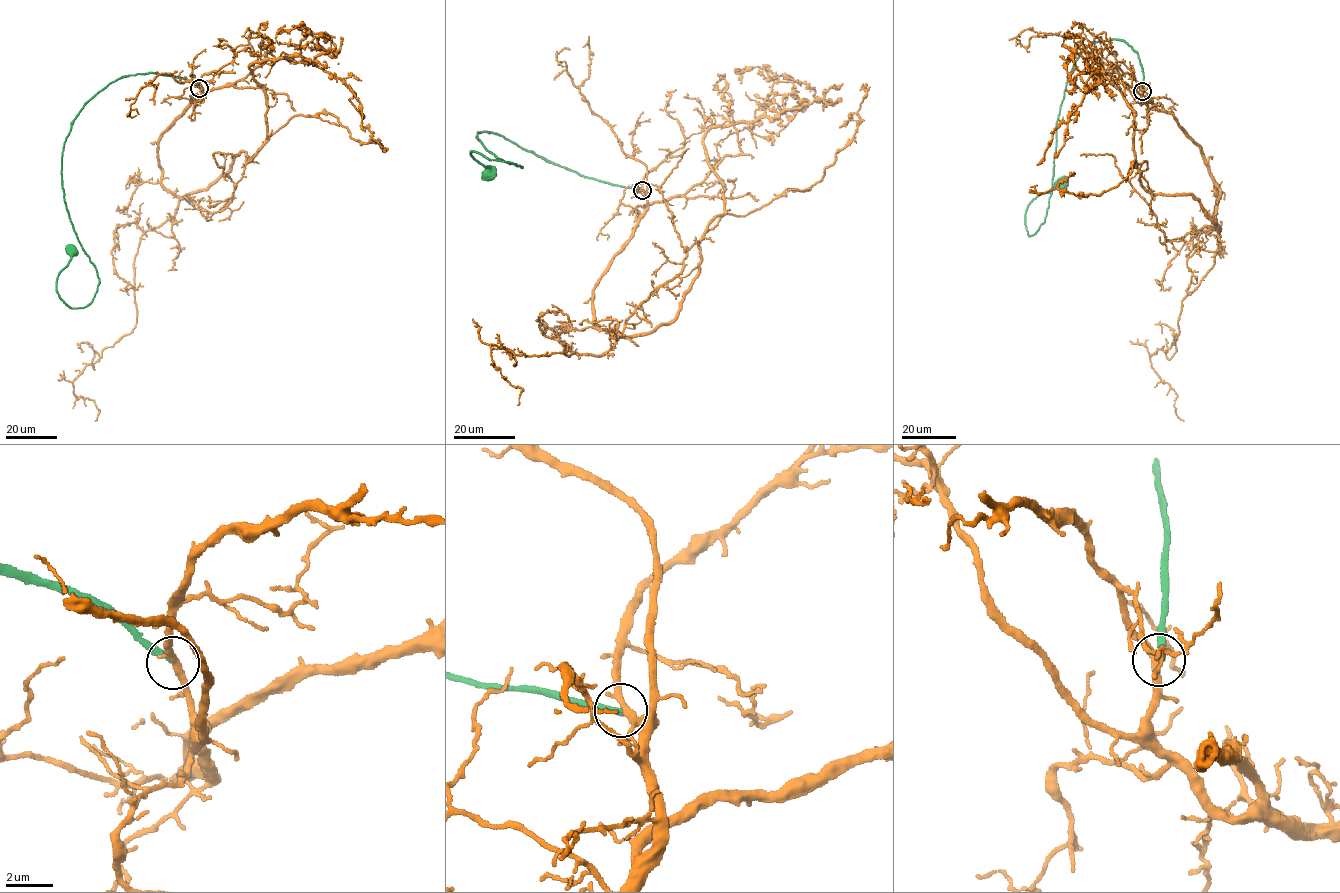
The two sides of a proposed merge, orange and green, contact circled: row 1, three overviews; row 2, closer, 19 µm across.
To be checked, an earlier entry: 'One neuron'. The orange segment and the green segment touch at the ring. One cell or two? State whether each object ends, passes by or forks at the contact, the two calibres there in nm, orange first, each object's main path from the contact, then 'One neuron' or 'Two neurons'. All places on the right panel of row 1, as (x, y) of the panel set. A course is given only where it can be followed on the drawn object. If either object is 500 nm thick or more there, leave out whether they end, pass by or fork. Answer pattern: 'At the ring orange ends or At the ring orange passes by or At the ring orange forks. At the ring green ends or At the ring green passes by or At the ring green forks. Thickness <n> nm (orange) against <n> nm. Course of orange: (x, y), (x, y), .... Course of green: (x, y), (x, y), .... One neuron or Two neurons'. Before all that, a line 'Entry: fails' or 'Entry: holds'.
Entry: fails
At the ring orange passes by. At the ring green ends. Thickness 280 nm (orange) against 280 nm. Course of orange: (1142, 90), (1198, 146), (1219, 191), (1222, 252), (1182, 301), (1176, 340), (1149, 357), (1183, 420). Course of green: (1143, 90), (1125, 41), (1079, 55), (1044, 222), (1029, 236), (1028, 204), (1063, 183). Two neurons

